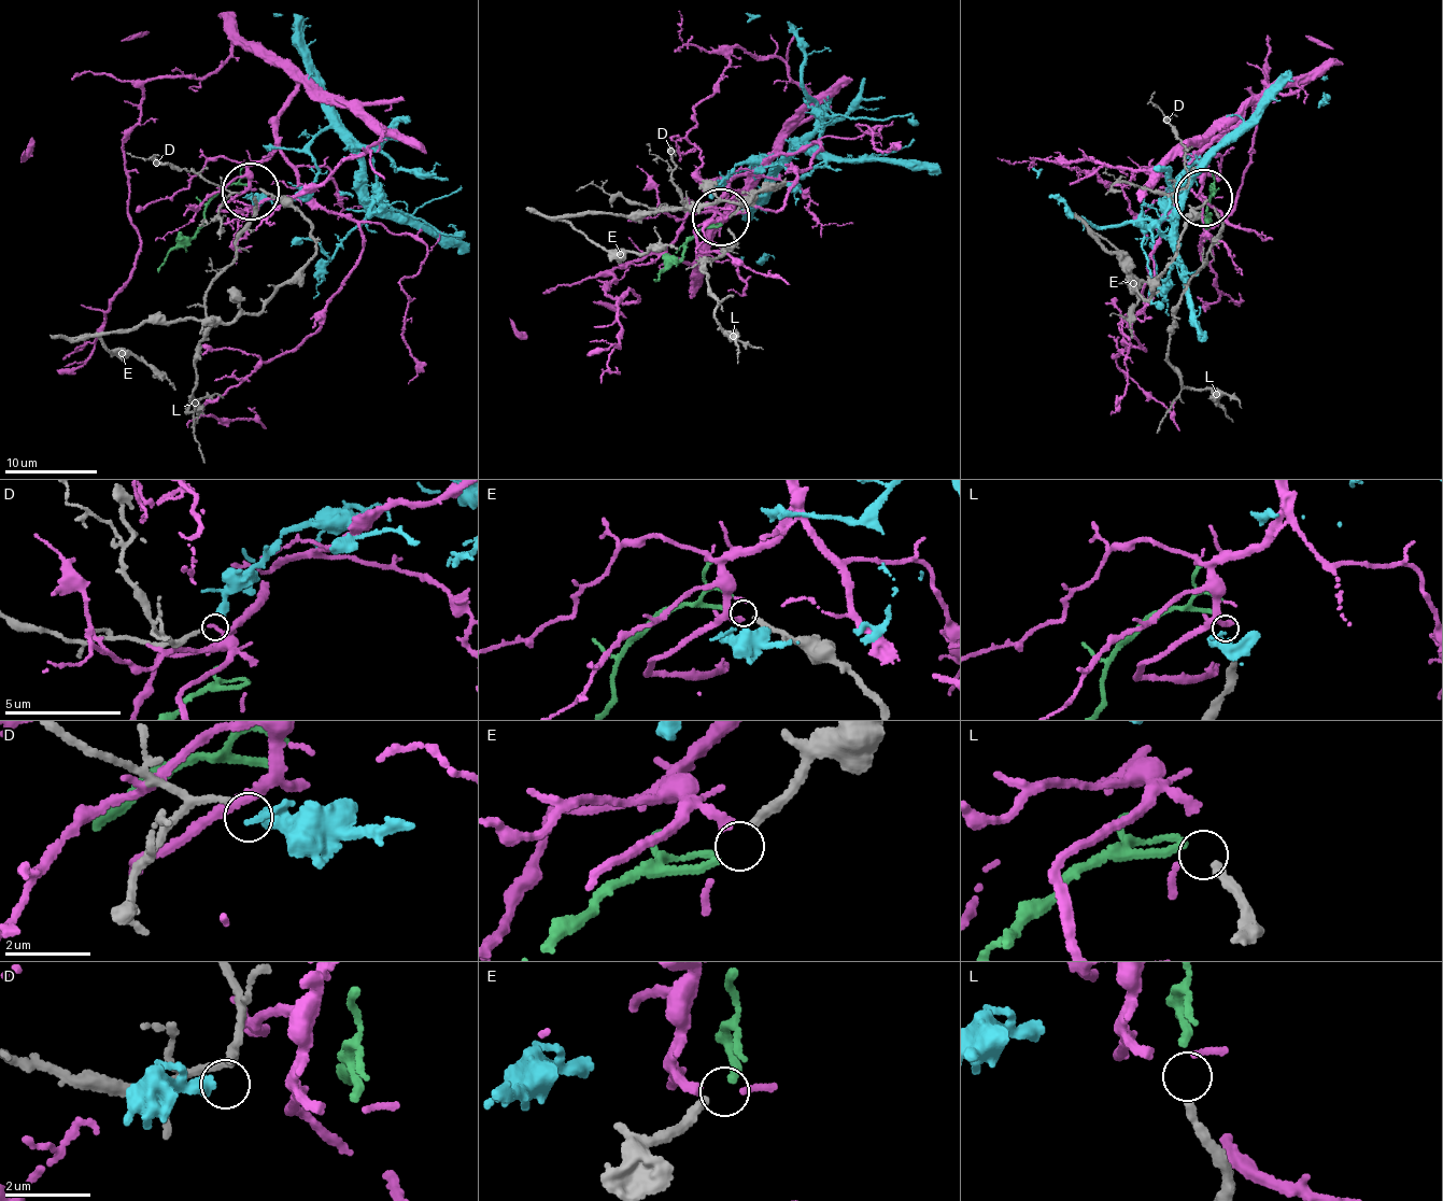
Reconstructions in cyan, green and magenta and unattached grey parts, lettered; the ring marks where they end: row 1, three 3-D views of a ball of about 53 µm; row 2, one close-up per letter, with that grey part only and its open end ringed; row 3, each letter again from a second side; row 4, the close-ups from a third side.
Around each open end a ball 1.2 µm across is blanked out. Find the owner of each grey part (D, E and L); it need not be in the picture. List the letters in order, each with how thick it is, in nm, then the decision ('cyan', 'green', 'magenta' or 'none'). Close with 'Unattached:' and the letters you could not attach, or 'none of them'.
D: calibre 100 nm; cyan
E: calibre 220 nm; green
L: calibre 200 nm; magenta
Unattached: none of them

